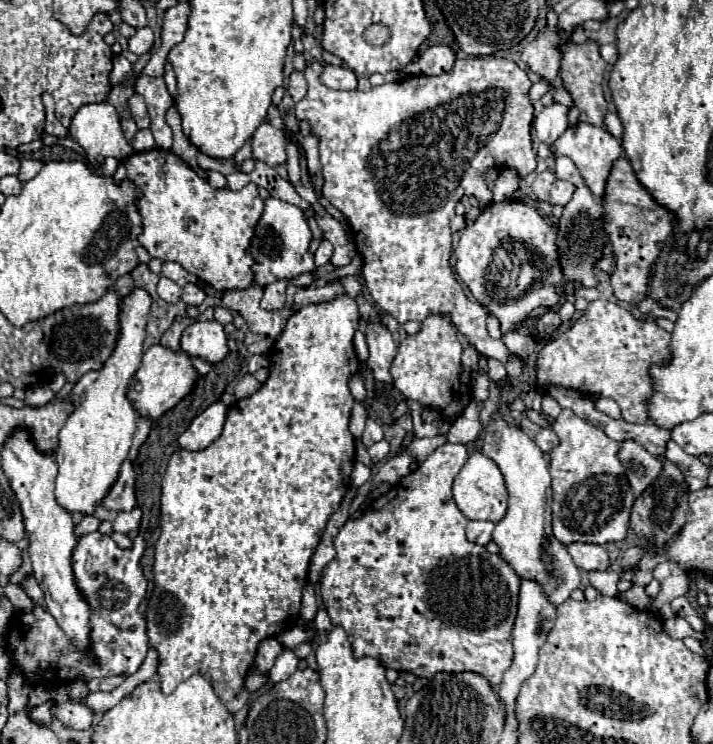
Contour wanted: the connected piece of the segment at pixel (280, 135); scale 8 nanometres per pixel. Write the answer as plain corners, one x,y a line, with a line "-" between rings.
263,122
255,134
253,134
253,158
255,160
265,160
269,166
283,164
287,160
285,154
285,144
287,144
287,134
269,122

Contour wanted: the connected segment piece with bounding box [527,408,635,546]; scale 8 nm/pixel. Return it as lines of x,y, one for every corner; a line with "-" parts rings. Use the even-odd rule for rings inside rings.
527,408
529,420
543,428
555,430
561,444
551,452
551,486
553,486
553,534
559,544
571,542
607,544
627,538
629,514
633,508
633,490
617,460
617,442
611,440
601,428
581,420
571,410
563,410
555,424
547,424
535,410
-
609,474
615,478
595,478

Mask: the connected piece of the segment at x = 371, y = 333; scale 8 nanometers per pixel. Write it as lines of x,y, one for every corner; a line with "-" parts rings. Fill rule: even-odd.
367,322
365,336
367,336
367,346
369,346
367,366
373,370
375,380
391,382
389,366
397,354
397,346
391,332
381,322

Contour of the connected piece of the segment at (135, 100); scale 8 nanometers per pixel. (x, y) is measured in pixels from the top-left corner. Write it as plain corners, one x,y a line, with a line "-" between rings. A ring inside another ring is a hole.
135,94
131,100
129,100
129,106
131,106
131,114
133,118
137,120
137,128
149,128
151,126
151,120
149,120
149,114
147,114
147,108
145,108
145,100
-
133,104
133,106
131,106

